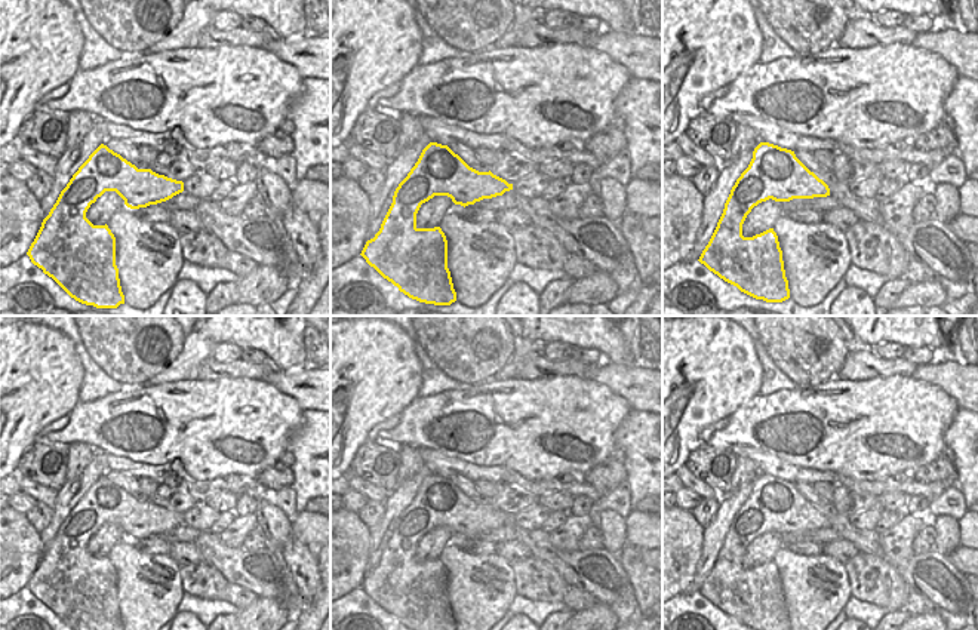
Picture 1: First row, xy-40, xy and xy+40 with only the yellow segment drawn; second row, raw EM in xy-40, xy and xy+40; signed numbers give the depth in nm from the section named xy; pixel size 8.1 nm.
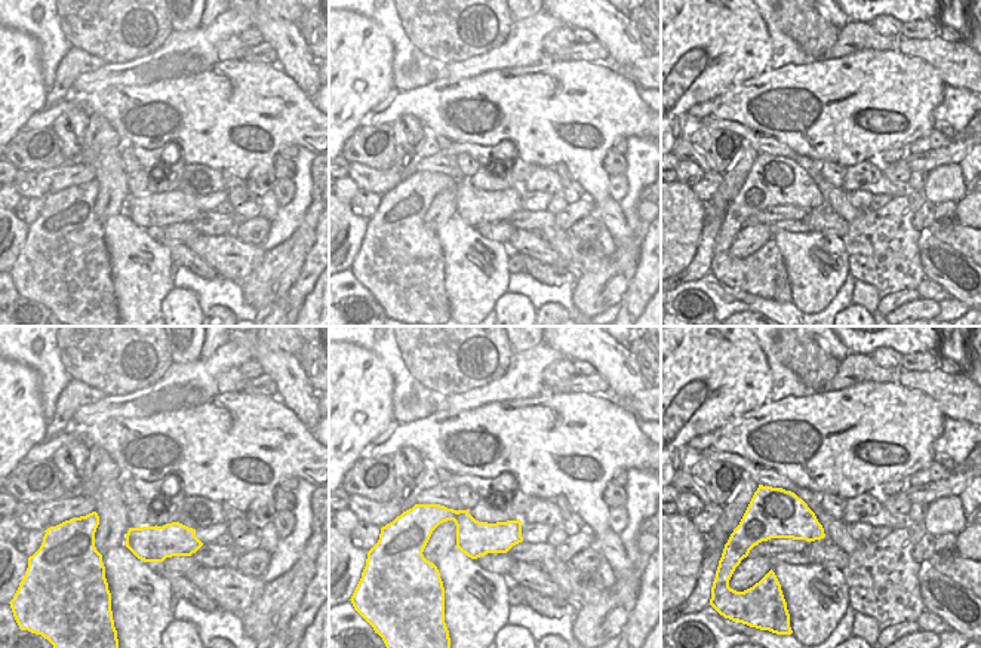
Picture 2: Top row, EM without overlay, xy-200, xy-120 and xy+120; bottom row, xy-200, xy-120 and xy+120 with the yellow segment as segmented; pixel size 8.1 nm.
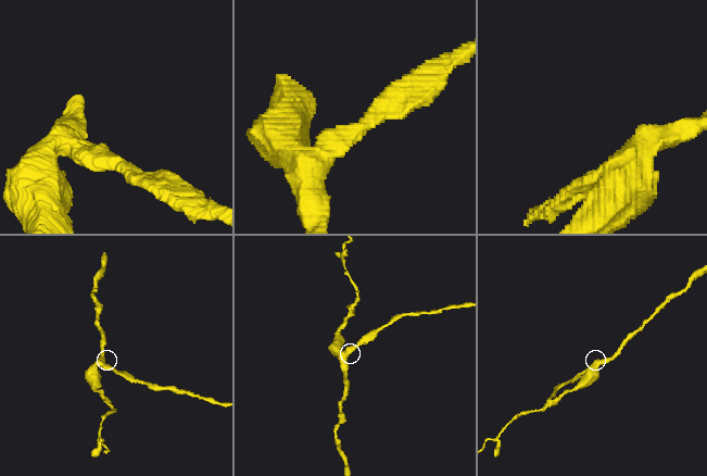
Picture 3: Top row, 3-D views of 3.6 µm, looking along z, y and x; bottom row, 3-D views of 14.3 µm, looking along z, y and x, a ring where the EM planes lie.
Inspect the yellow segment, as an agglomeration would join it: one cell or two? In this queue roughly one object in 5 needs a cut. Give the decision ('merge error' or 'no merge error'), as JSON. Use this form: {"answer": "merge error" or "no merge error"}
{"answer": "no merge error"}

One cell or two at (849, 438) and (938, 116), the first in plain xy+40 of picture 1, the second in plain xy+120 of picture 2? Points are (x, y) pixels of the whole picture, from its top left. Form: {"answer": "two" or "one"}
{"answer": "two"}

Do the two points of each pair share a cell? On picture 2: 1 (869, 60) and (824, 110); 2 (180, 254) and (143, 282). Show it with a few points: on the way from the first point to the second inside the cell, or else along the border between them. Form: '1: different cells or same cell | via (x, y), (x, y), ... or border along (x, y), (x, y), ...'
1: same cell | via (855, 73), (830, 98)
2: different cells | border along (150, 233), (168, 249), (172, 260)

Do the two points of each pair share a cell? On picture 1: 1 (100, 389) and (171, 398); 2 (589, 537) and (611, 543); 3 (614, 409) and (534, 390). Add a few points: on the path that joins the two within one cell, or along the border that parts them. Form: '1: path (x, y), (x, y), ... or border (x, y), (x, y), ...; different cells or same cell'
1: border (142, 386), (111, 392), (85, 403); different cells
2: border (599, 528), (602, 546); different cells
3: path (594, 409), (577, 400), (553, 400); same cell

